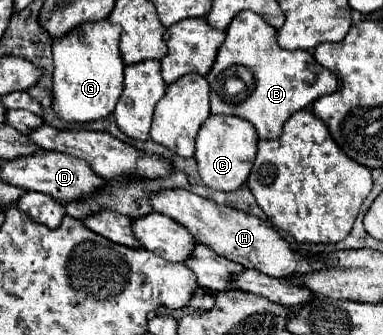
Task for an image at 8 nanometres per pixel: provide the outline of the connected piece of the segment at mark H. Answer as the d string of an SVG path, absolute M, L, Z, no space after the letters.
M187 189L157 191L153 193L149 203L153 211L163 213L175 219L179 225L187 227L197 243L211 247L215 253L235 263L241 263L247 269L249 267L259 269L261 273L271 275L271 277L289 277L291 273L305 273L307 269L315 269L315 265L309 265L311 261L307 261L307 257L293 251L289 243L275 229L267 227L267 223L255 215L249 215L249 213L243 213L243 211L237 211L225 205L217 205Z

